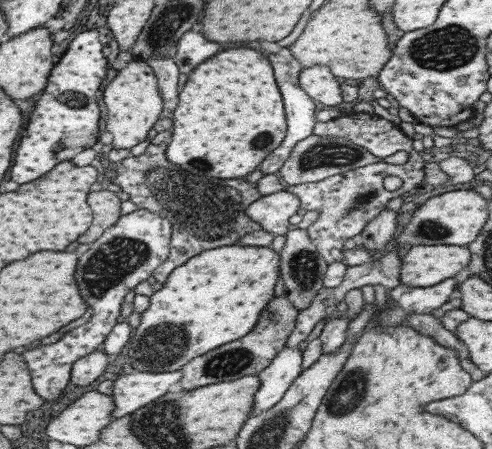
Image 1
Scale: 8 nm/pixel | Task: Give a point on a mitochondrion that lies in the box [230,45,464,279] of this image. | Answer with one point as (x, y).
(336, 154)

